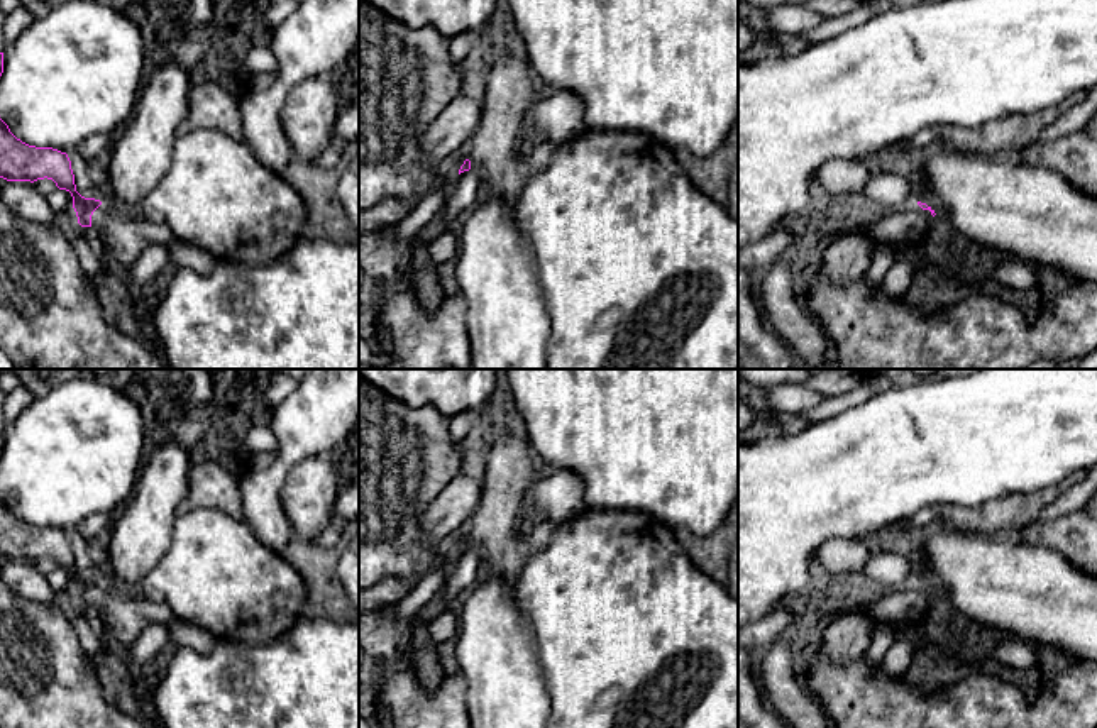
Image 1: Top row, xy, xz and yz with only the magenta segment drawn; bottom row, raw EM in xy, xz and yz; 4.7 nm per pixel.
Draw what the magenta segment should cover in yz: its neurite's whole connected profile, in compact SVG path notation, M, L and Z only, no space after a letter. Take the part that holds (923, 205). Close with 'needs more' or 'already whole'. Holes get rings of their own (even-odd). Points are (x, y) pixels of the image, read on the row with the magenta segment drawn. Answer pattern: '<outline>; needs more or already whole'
M911 203L901 210L870 212L868 215L852 215L850 225L863 225L877 244L894 245L897 256L912 251L928 237L934 210L926 203Z; needs more

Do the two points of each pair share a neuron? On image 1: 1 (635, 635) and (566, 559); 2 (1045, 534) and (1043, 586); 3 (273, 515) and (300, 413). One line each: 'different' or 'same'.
1: same
2: different
3: same

